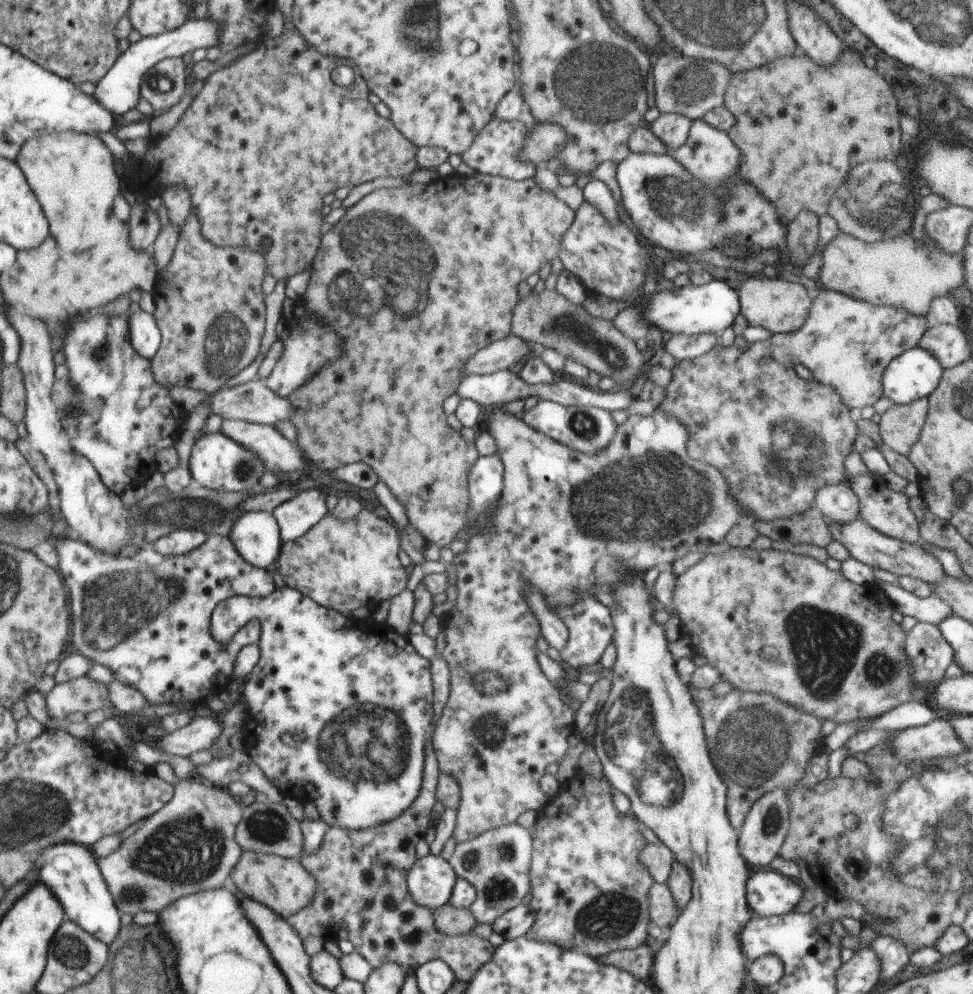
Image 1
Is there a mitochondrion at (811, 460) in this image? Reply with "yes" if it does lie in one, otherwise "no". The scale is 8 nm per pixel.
yes

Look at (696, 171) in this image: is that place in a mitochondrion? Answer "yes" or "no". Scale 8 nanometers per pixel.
yes

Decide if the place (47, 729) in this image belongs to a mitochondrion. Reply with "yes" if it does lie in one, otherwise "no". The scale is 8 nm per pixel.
no

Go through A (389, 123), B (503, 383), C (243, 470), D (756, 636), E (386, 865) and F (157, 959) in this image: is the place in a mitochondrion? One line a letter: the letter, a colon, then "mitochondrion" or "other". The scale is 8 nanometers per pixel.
A: other
B: other
C: mitochondrion
D: other
E: other
F: mitochondrion

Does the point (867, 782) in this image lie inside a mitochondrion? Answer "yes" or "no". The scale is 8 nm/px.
no

